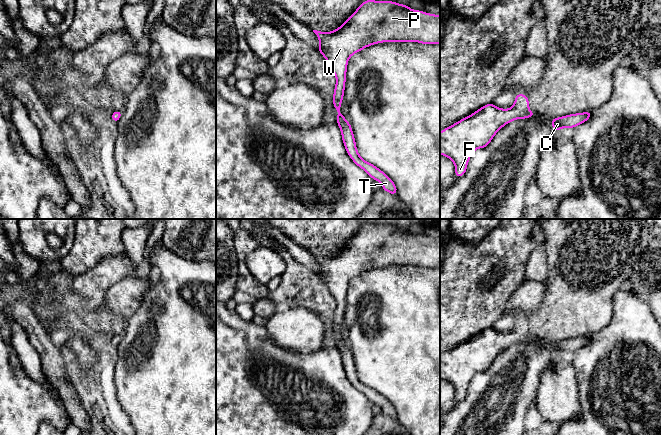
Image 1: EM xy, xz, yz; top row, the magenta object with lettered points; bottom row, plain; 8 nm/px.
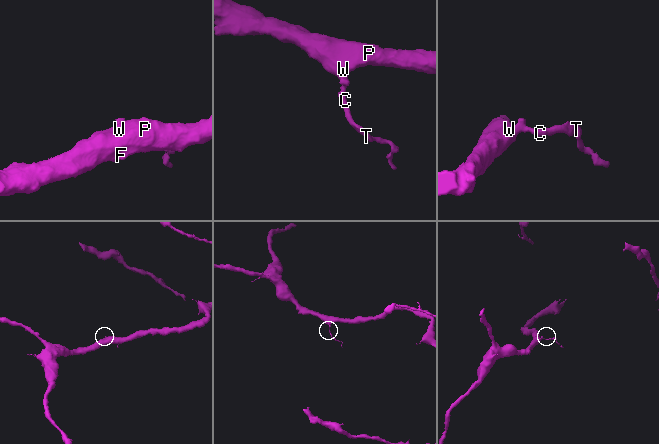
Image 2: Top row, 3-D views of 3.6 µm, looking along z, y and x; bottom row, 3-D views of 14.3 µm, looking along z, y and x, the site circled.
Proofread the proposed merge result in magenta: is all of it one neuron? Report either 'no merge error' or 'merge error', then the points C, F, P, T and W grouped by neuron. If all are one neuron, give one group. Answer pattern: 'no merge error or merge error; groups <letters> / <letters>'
no merge error; groups C F P T W

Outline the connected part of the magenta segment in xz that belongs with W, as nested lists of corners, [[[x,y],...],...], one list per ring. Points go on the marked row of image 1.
[[[365,0],[355,12],[339,28],[332,32],[313,30],[317,35],[320,46],[318,51],[328,62],[336,76],[333,94],[333,105],[337,110],[337,124],[340,127],[342,140],[347,154],[353,162],[376,181],[382,184],[382,189],[392,195],[397,195],[394,182],[379,168],[362,159],[357,151],[354,134],[350,123],[341,114],[341,101],[344,98],[346,71],[349,58],[362,49],[382,42],[419,42],[422,44],[440,44],[440,15],[412,10],[407,4],[402,5],[392,1]]]

